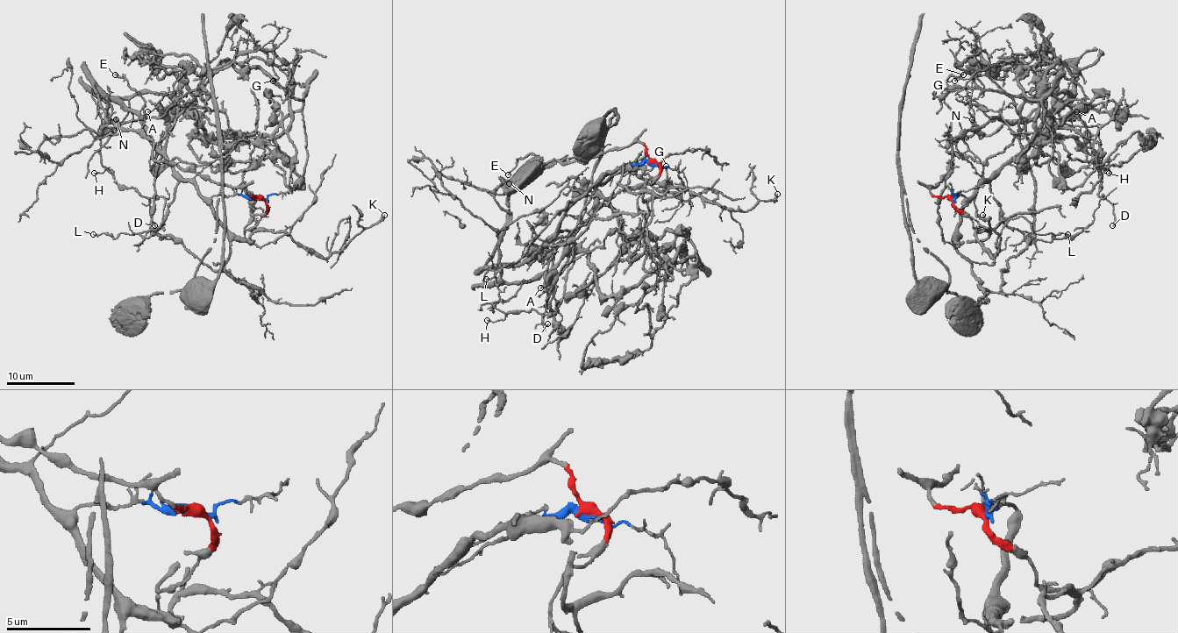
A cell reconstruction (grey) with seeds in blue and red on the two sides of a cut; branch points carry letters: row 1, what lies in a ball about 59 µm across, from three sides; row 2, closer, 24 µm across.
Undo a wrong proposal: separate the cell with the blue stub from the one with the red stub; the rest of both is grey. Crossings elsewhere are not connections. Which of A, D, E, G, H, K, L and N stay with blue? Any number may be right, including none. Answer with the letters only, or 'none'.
D, H, K, L

